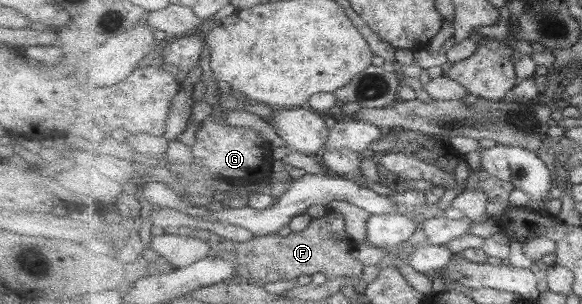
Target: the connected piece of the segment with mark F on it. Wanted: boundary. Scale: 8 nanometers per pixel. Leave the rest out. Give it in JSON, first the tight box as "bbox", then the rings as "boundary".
{"bbox":[192,213,365,283],"boundary":[[[328,213],[321,218],[314,218],[307,228],[300,232],[291,232],[285,237],[278,234],[255,236],[245,242],[234,241],[208,229],[193,228],[192,235],[207,241],[210,246],[209,257],[220,257],[231,261],[239,279],[260,279],[265,283],[296,279],[300,275],[322,273],[326,279],[363,277],[365,267],[352,256],[354,241],[348,237],[345,215]]]}

